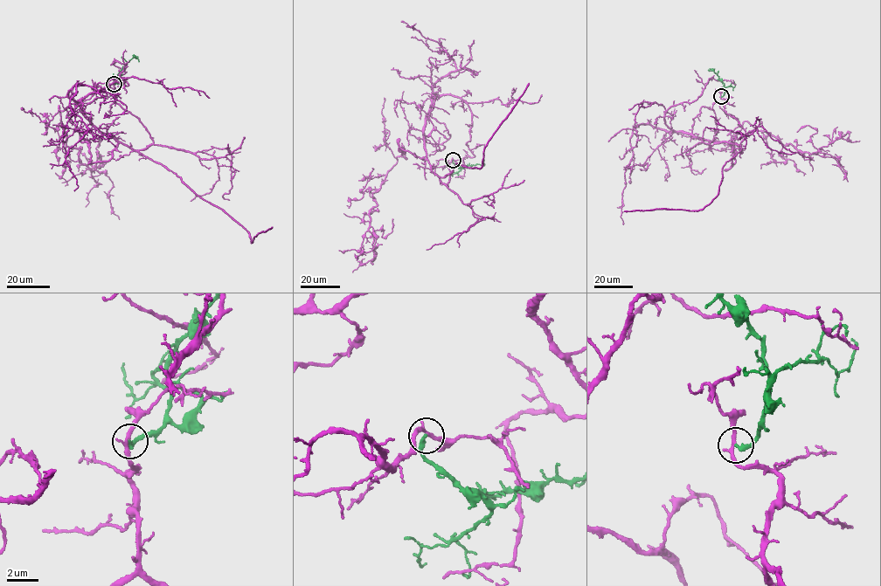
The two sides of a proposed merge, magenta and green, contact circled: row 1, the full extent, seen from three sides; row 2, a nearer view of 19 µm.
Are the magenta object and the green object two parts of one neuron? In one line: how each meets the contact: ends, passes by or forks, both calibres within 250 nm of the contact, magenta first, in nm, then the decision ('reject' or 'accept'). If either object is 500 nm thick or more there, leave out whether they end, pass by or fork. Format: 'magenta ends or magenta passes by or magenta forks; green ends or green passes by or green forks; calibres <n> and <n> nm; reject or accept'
magenta forks; green ends; calibres 180 and 240 nm; reject

